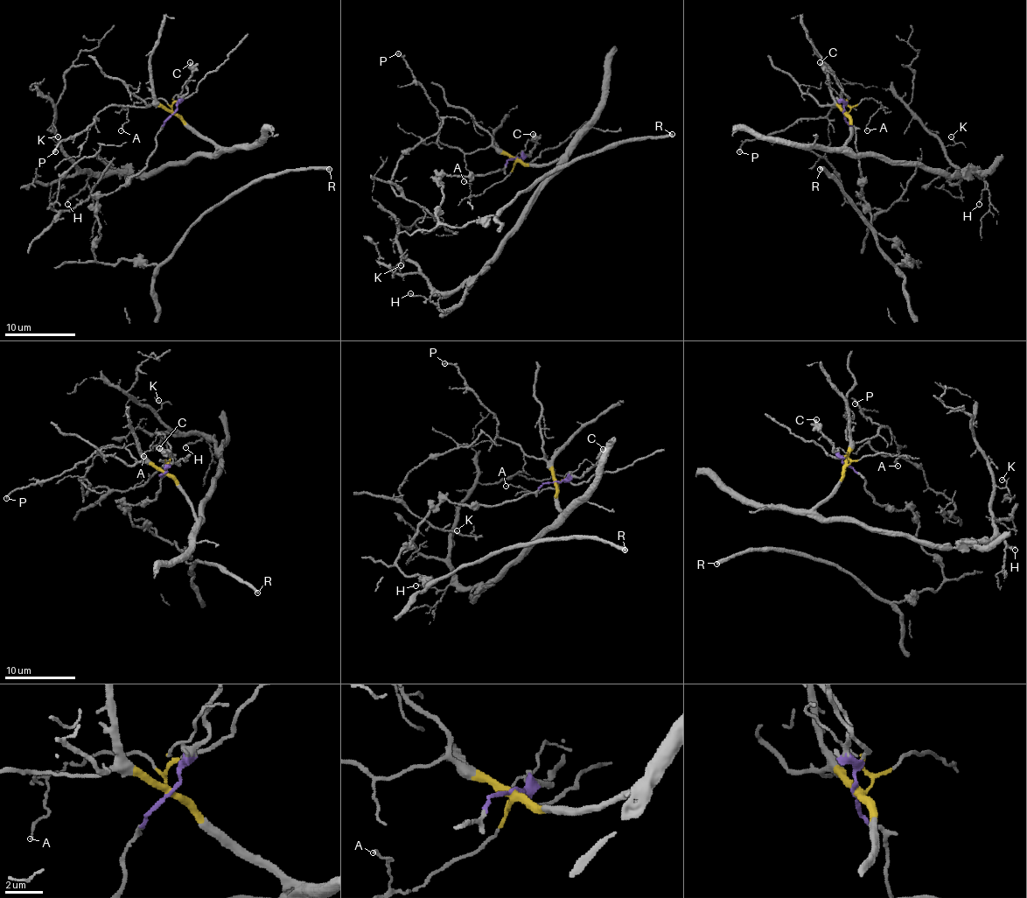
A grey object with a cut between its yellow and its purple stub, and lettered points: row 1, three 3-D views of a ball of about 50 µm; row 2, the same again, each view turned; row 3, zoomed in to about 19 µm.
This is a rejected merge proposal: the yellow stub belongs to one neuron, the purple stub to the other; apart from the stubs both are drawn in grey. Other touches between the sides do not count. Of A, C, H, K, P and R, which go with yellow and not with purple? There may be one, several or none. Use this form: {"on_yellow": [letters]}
{"on_yellow": ["A", "H", "K", "P"]}

